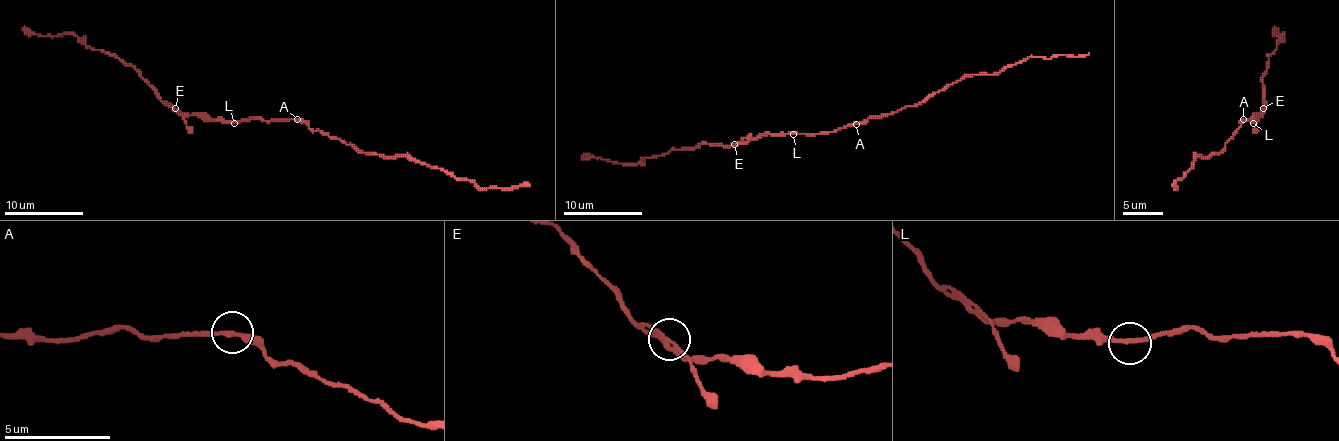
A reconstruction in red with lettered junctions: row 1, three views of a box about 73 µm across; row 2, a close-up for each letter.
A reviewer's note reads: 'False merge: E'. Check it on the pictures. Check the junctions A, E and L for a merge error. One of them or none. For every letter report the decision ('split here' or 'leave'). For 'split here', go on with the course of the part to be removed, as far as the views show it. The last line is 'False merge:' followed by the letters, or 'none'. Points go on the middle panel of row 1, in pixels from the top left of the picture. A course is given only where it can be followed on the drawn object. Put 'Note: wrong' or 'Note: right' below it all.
A: leave
E: split here; course (733, 144), (751, 134)
L: leave
False merge: E
Note: right

